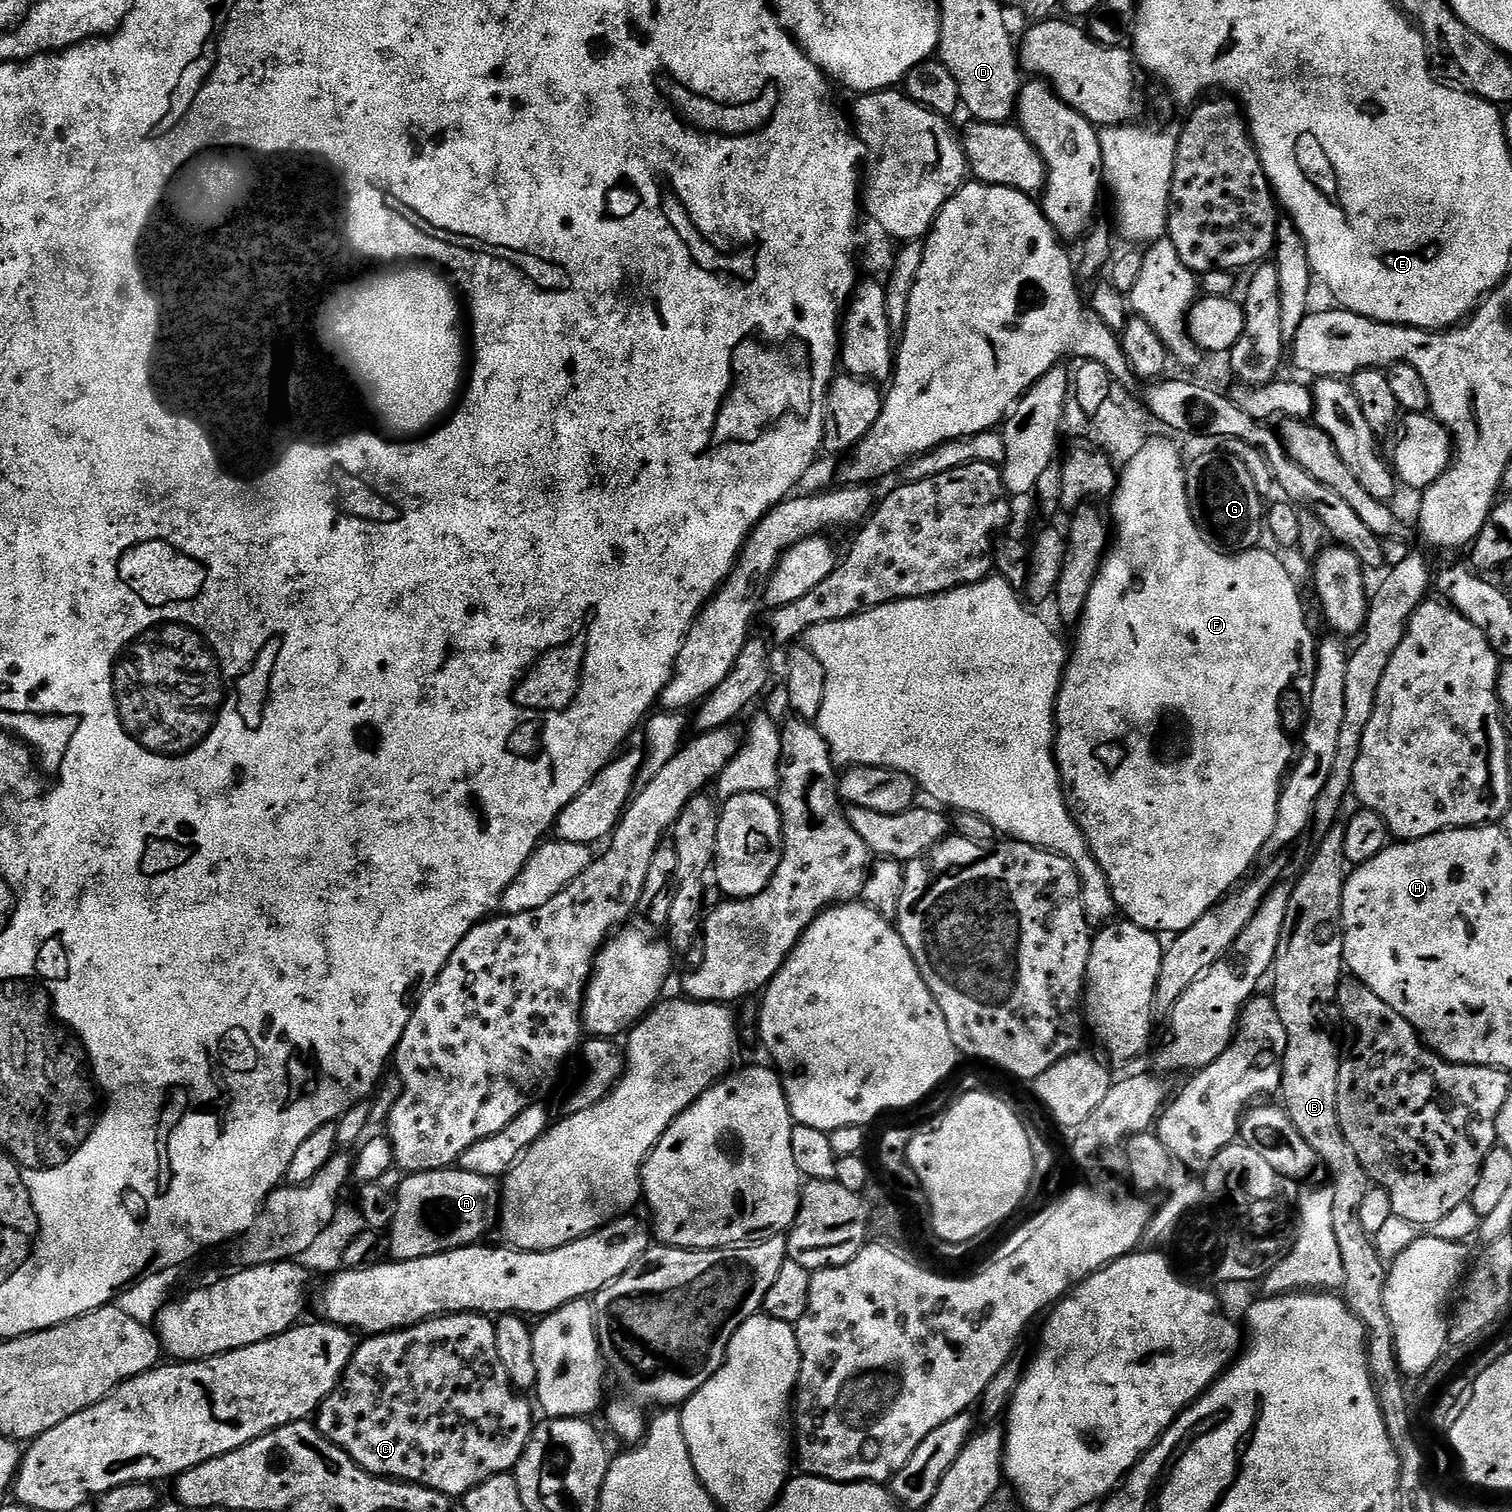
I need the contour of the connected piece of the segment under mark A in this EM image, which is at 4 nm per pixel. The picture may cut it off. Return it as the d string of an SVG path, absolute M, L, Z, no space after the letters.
M458 1166L429 1172L413 1172L405 1175L403 1179L400 1189L394 1192L396 1217L392 1220L392 1232L387 1233L392 1260L430 1258L434 1254L481 1243L485 1239L483 1236L487 1234L488 1227L497 1223L502 1196L496 1180L486 1178L482 1174L470 1174Z

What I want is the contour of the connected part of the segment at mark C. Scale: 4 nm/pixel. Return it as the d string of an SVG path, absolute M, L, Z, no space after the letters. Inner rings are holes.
M455 1312L401 1332L361 1339L338 1386L320 1403L314 1423L362 1470L463 1498L482 1482L503 1472L511 1473L522 1458L532 1437L534 1419L531 1406L520 1396L512 1387L506 1366L502 1366L502 1358L498 1358L495 1323L478 1312Z

